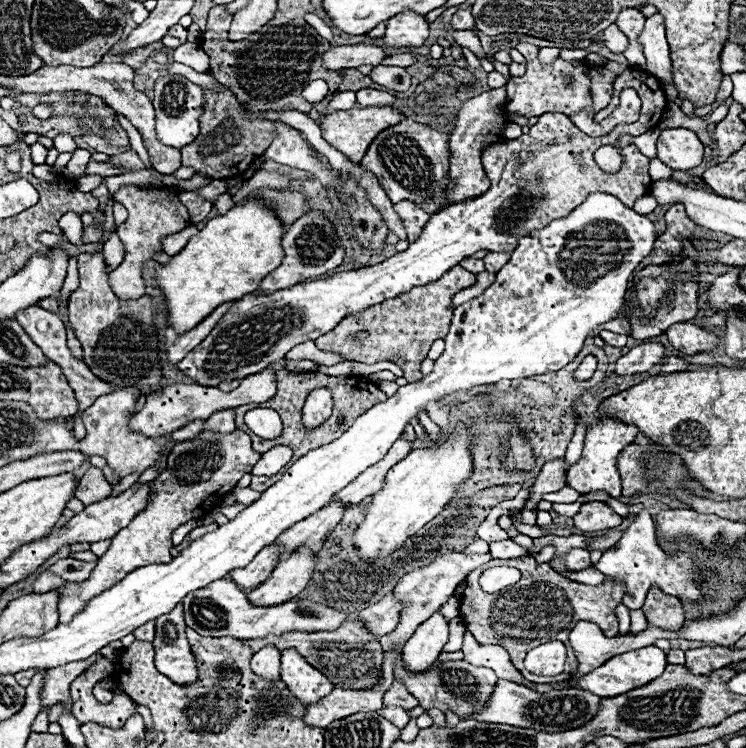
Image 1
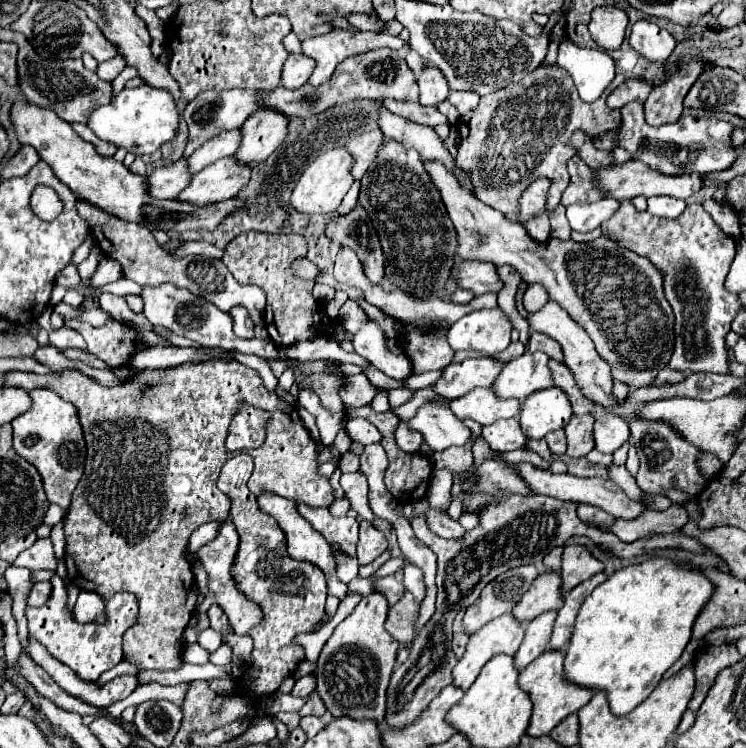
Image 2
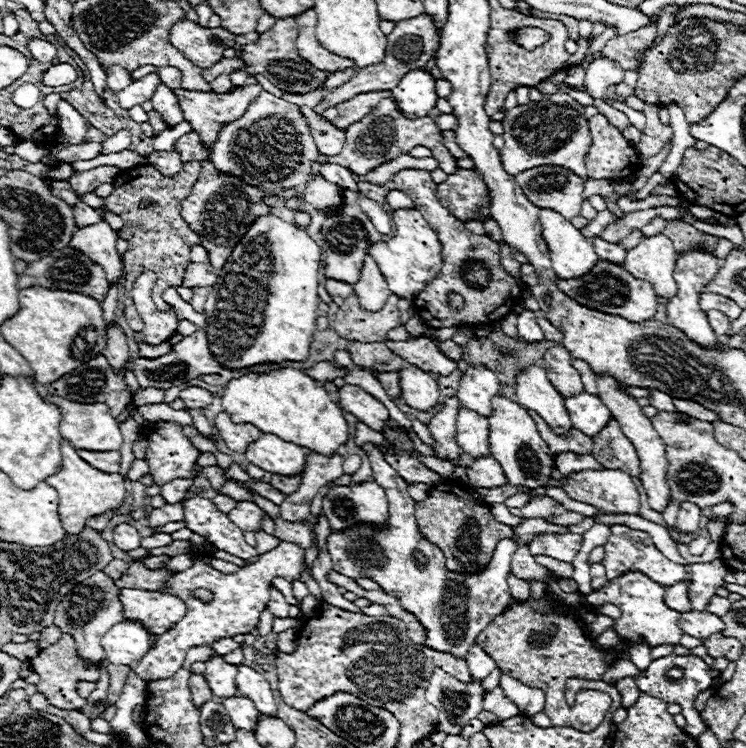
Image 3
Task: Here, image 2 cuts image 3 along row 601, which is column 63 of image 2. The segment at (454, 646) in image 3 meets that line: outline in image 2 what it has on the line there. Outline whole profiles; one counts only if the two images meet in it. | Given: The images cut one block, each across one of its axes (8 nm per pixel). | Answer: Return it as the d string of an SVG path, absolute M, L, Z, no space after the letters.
M50 388L32 390L30 396L32 408L12 420L14 448L20 456L24 456L30 464L38 468L48 500L66 510L70 506L70 496L84 474L86 440L80 428L80 418L76 408L56 396L56 392L52 392Z

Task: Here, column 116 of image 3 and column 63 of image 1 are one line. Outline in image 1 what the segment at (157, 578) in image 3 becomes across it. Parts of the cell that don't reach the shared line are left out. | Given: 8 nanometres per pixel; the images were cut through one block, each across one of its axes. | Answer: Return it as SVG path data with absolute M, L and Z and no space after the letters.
M44 572L44 574L40 574L36 578L36 582L34 582L32 588L34 588L34 592L50 592L50 590L56 590L56 588L60 588L64 584L68 584L68 582L62 580L60 576L56 576L52 572Z

